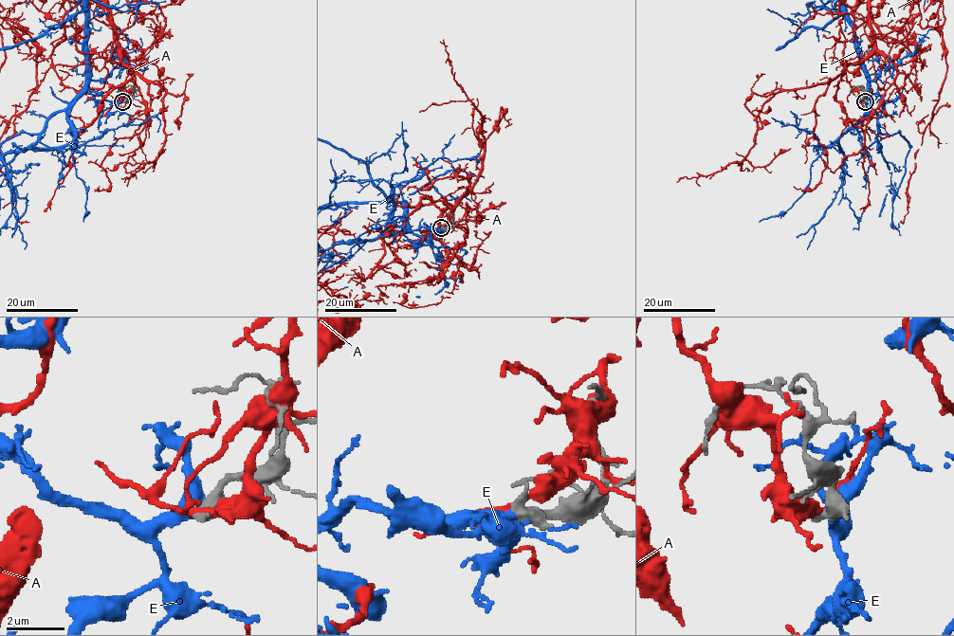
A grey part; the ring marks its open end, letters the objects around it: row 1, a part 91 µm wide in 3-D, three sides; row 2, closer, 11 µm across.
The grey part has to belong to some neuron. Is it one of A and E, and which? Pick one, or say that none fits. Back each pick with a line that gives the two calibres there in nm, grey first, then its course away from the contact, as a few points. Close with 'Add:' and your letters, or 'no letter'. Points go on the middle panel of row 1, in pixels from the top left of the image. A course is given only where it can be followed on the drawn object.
E: Thickness 400 nm (grey) against 360 nm
Add: E

